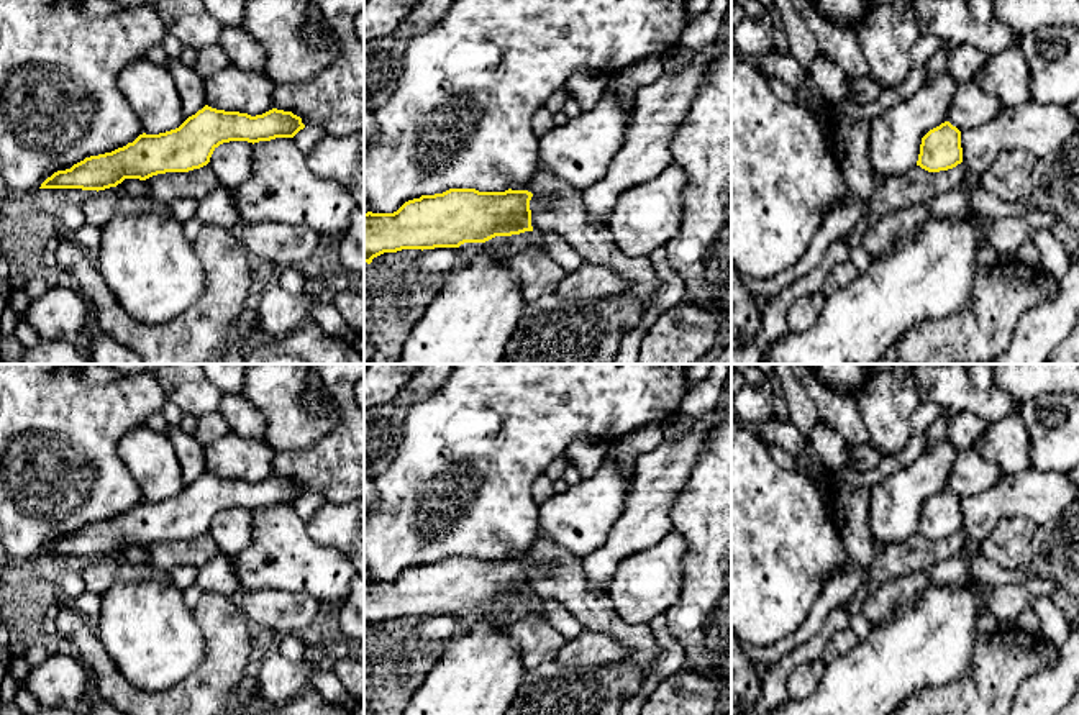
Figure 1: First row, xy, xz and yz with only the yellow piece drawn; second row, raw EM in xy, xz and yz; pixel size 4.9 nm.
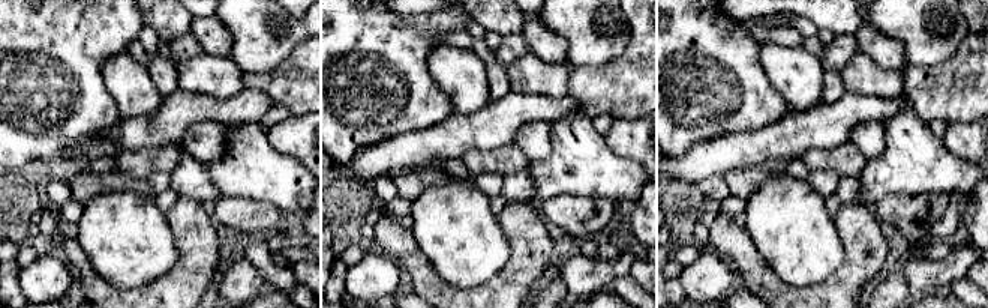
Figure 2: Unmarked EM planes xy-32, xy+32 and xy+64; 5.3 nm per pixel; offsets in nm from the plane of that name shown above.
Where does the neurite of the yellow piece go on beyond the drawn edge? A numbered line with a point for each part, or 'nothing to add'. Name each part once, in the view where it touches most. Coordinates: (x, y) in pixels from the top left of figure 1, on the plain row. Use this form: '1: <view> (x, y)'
nothing to add

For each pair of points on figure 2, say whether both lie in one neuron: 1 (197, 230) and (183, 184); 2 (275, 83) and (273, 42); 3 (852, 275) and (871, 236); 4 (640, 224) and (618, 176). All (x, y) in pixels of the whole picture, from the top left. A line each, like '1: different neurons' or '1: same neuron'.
1: different neurons
2: different neurons
3: same neuron
4: different neurons

